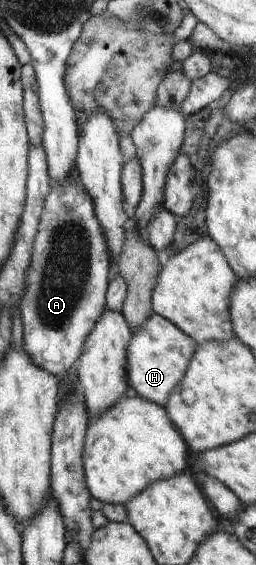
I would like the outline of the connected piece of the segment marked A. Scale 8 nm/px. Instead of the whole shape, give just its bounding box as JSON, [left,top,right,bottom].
[18,180,113,378]

